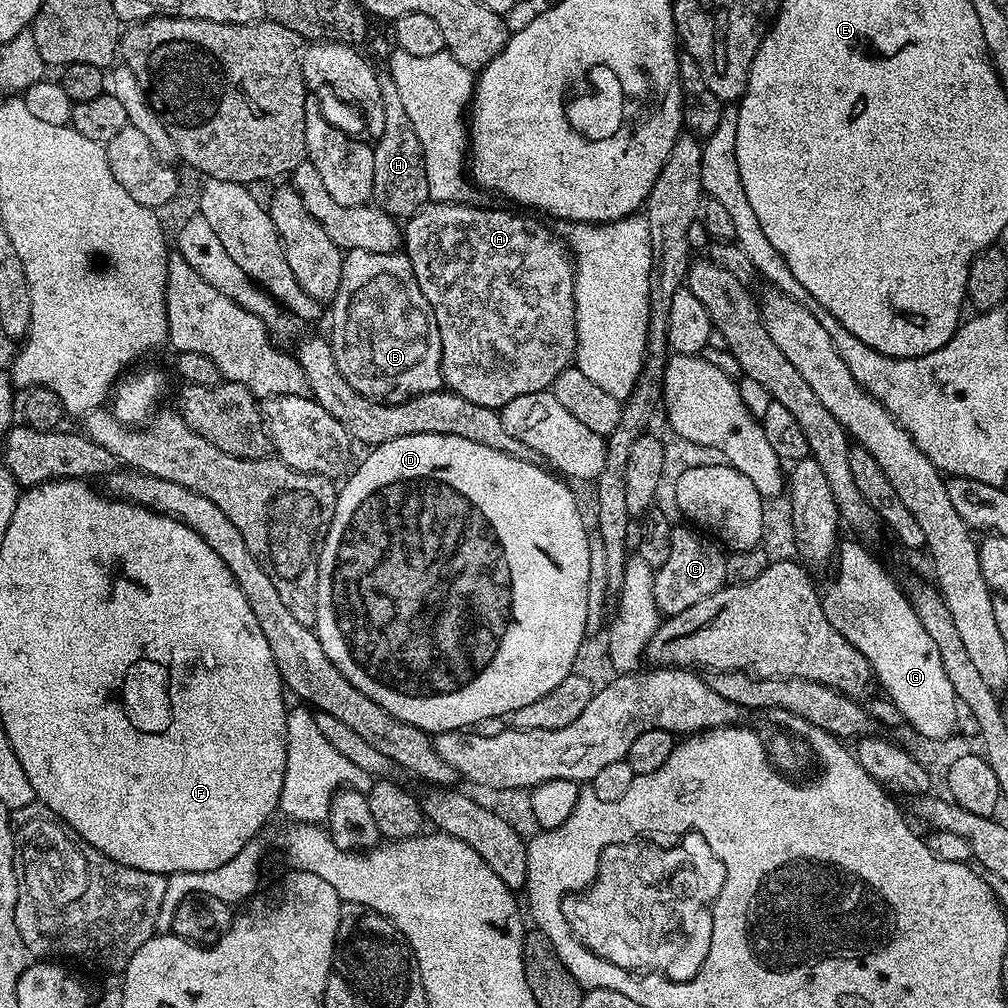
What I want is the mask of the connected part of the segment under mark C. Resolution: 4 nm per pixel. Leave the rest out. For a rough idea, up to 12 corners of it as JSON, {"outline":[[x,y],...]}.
{"outline":[[673,527],[653,596],[667,617],[726,582],[721,545]]}

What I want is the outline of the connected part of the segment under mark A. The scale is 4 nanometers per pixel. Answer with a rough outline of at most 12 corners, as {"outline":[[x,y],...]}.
{"outline":[[423,204],[402,248],[444,388],[504,407],[576,359],[576,266],[528,216]]}

